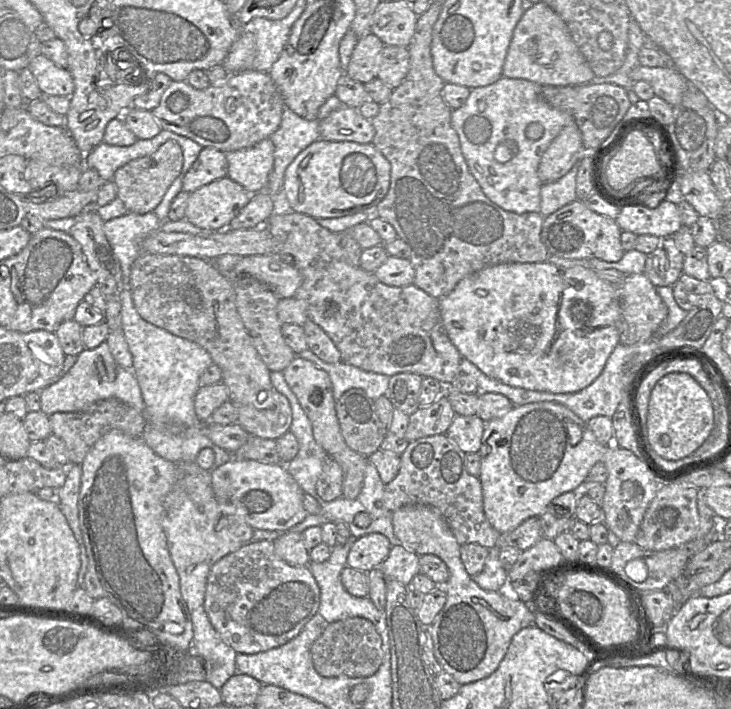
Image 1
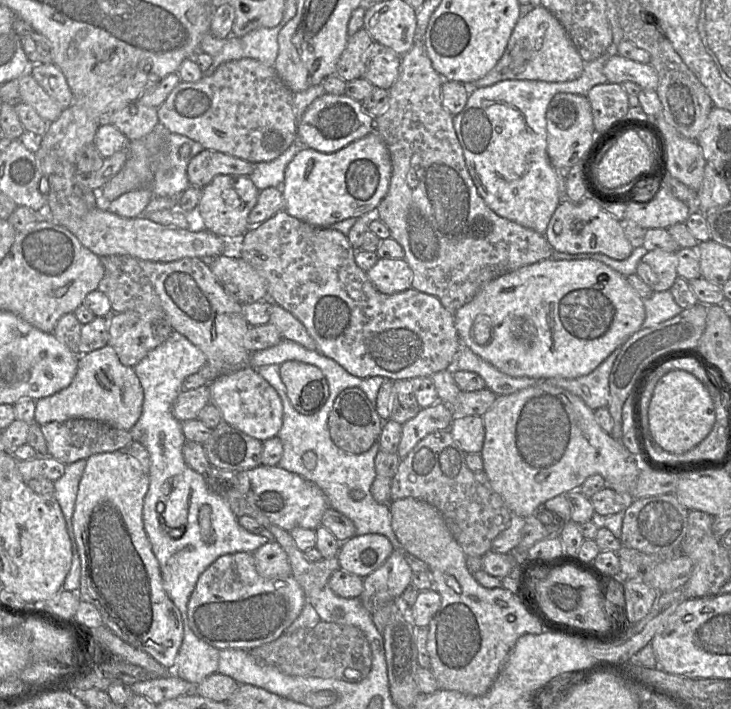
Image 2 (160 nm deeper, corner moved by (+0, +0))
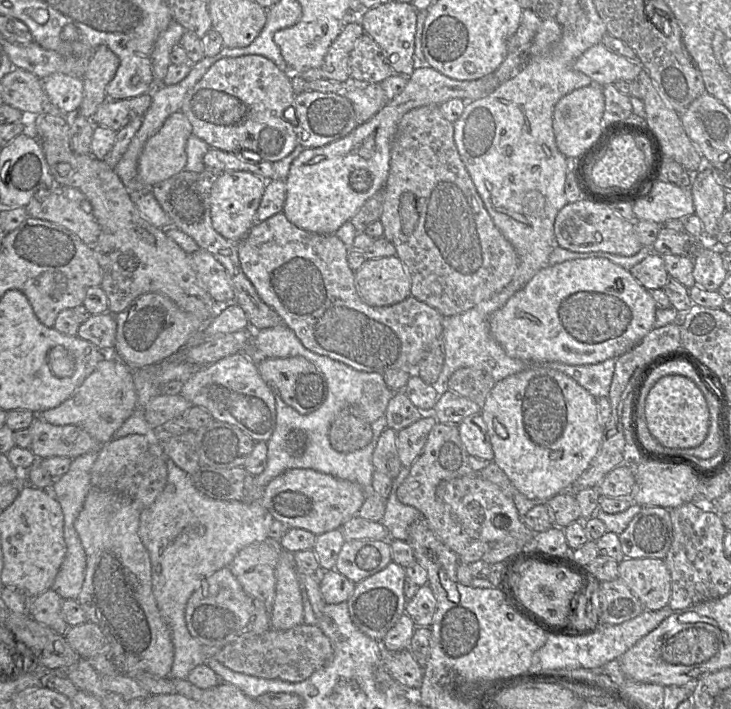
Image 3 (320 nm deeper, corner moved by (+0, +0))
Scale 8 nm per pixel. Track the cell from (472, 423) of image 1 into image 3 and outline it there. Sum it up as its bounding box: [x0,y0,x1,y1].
[458,413,494,461]

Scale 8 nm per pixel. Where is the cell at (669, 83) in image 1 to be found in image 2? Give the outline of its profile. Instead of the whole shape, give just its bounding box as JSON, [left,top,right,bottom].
[603,54,658,90]

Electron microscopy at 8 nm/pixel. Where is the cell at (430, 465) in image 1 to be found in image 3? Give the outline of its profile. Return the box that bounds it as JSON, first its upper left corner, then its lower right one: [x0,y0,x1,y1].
[397,422,517,555]

